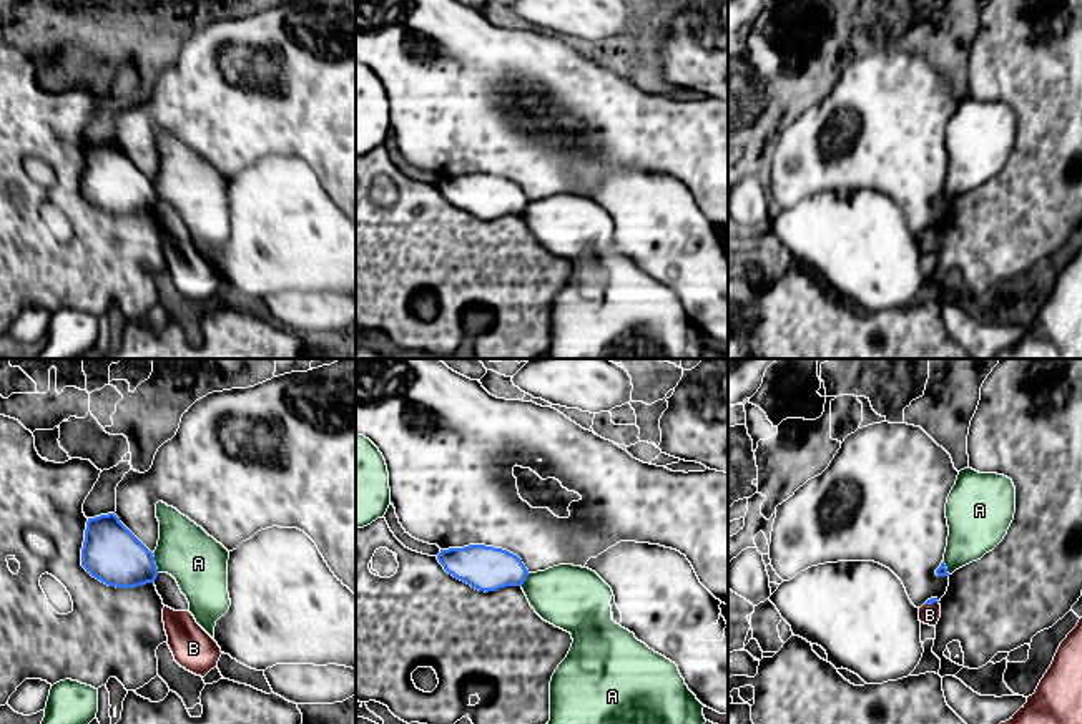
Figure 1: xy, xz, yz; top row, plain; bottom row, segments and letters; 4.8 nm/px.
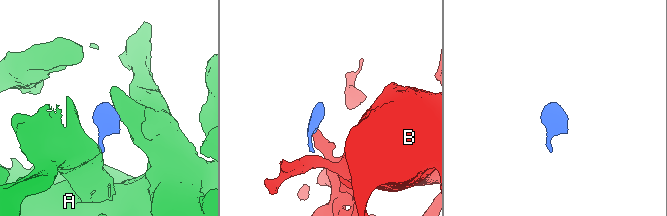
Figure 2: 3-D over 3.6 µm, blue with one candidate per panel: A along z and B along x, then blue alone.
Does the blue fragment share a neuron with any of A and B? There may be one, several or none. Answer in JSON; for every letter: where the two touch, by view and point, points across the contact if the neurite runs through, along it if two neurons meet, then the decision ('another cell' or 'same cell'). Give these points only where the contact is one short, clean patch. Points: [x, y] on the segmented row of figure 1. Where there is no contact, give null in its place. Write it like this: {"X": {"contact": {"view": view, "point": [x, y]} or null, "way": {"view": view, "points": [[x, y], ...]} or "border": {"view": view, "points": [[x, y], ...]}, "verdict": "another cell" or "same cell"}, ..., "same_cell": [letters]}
{"A": {"contact": {"view": "xy", "point": [155, 563]}, "verdict": "another cell"}, "B": {"contact": {"view": "yz", "point": [931, 603]}, "border": {"view": "yz", "points": [[938, 601], [924, 605]]}, "verdict": "another cell"}, "same_cell": []}

